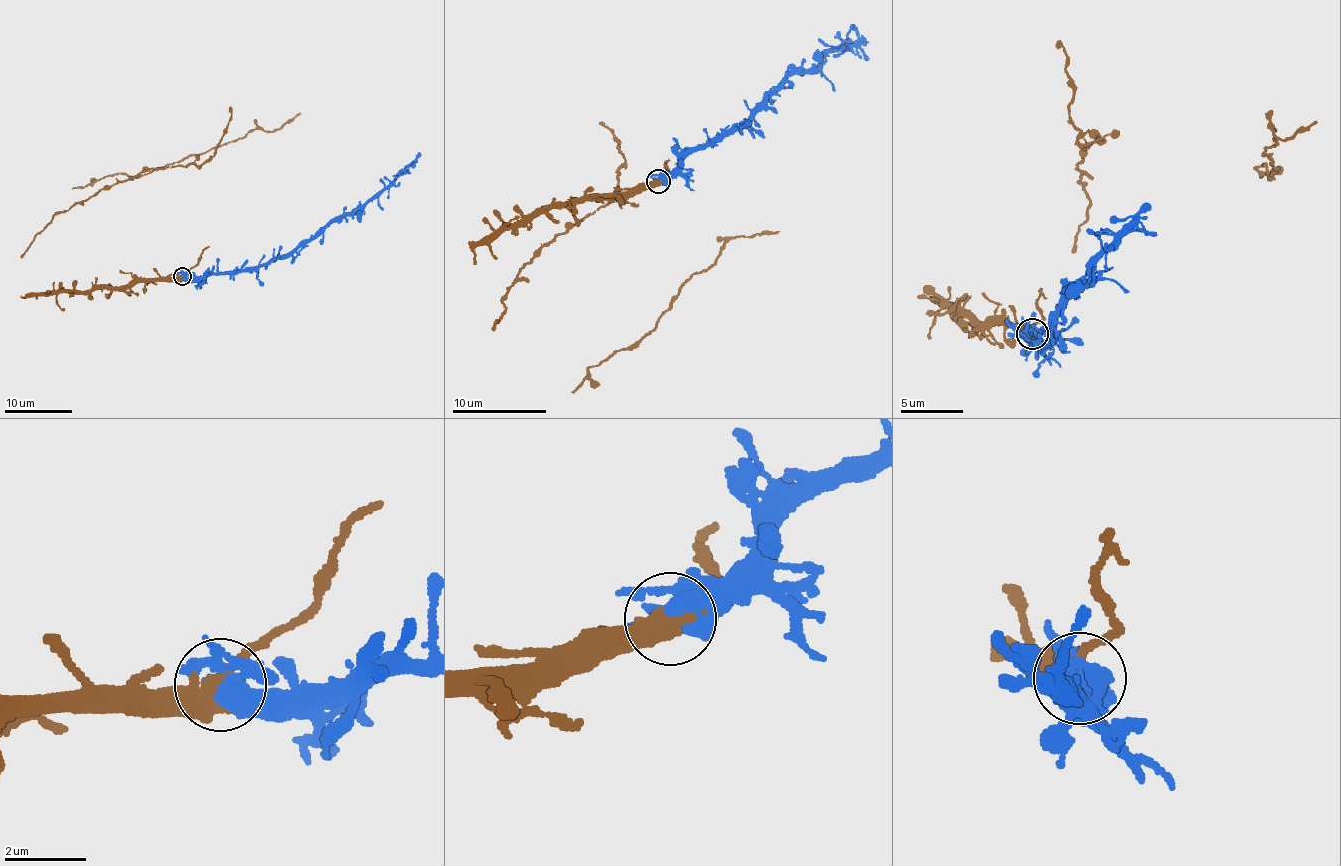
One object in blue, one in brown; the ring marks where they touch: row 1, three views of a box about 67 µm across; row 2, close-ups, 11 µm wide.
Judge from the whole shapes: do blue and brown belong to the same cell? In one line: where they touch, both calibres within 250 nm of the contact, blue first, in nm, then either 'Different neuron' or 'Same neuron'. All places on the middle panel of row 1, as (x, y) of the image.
Place: (658, 181). Thickness 500 nm (blue) against 400 nm. Same neuron

